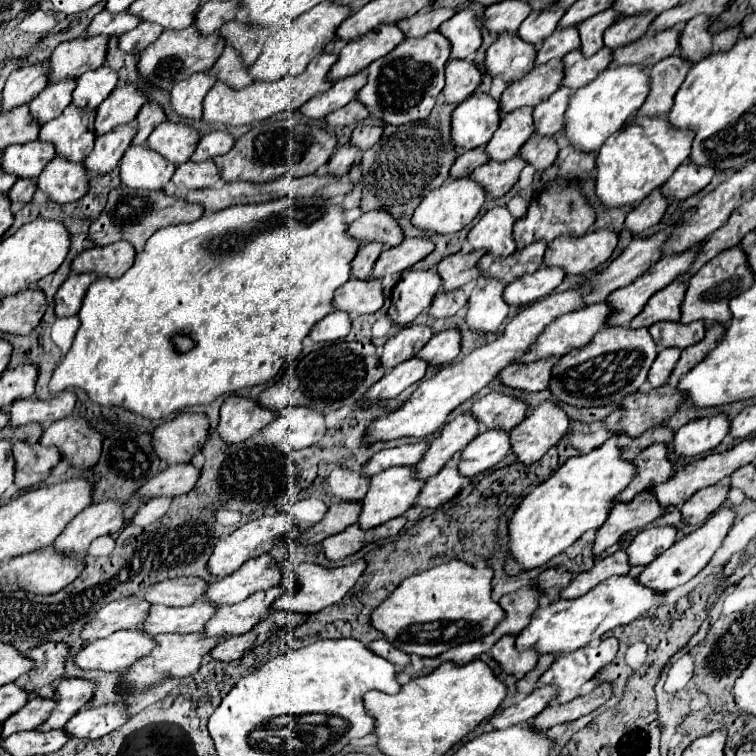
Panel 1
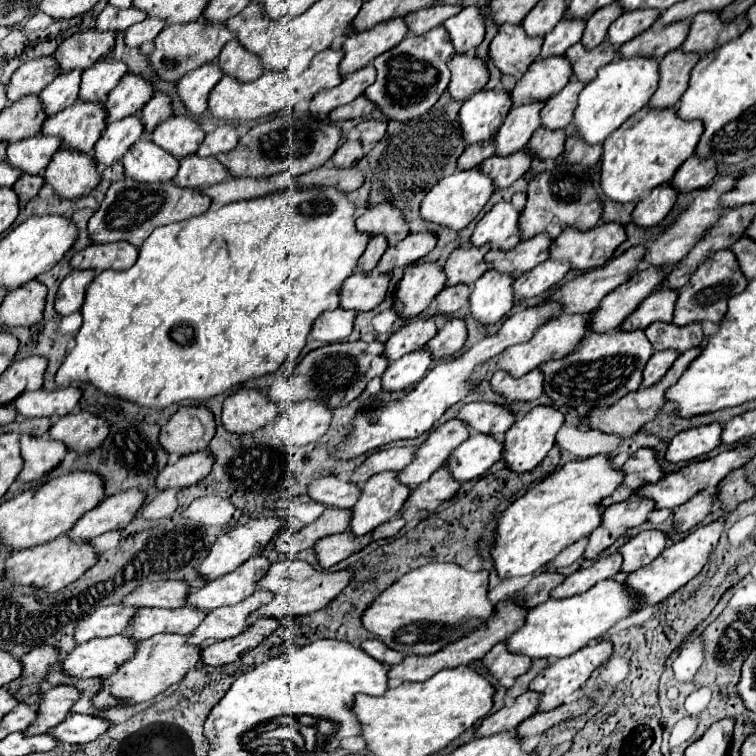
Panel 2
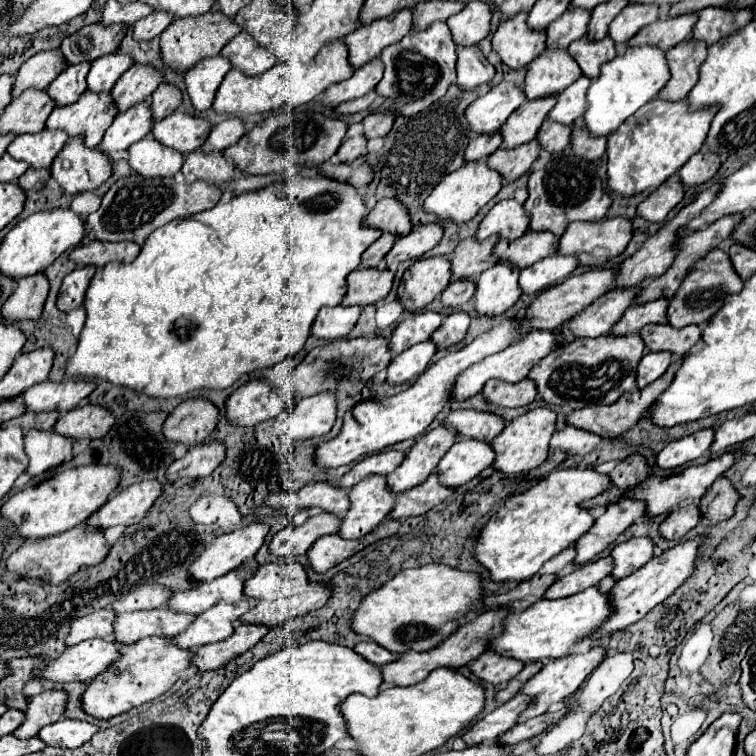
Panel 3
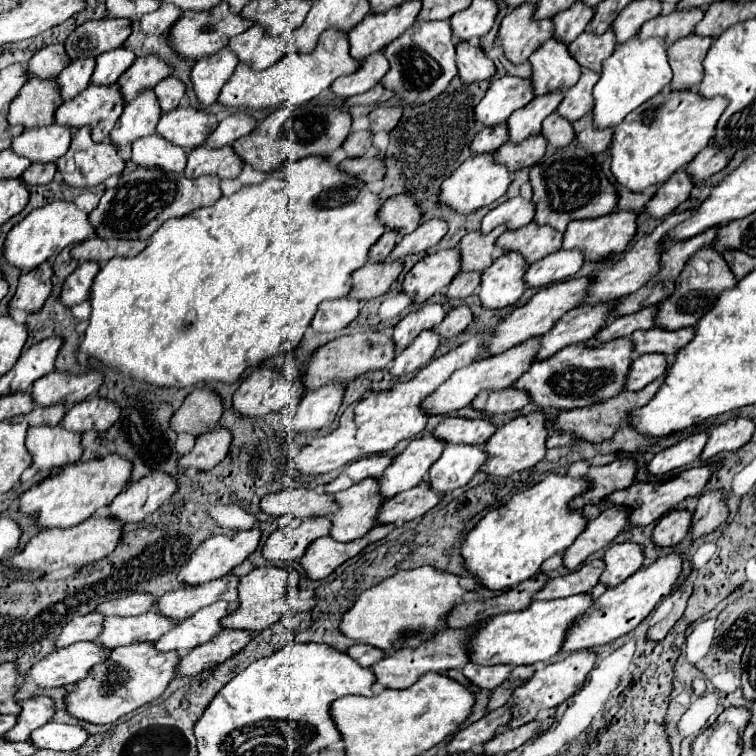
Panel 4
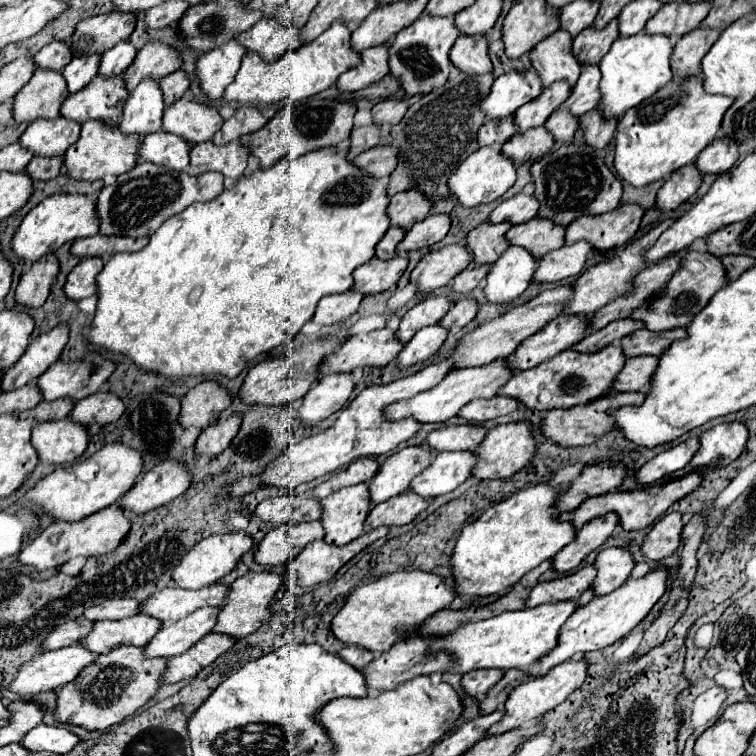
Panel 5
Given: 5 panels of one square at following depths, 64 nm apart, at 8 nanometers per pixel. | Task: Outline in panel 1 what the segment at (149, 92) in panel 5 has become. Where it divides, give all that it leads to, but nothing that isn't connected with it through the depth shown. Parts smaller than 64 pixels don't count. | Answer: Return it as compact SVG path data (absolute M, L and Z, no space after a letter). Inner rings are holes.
M134 122L120 124L114 130L110 130L108 134L98 136L94 150L84 160L86 170L98 172L98 174L112 172L118 166L120 158L124 156L126 148L132 144L134 136L136 136L136 124Z

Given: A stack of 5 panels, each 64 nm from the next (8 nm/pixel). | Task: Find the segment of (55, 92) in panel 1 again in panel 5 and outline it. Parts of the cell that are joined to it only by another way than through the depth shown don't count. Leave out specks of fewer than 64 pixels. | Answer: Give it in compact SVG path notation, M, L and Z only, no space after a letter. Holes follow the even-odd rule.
M90 54L90 56L76 56L64 70L64 78L68 82L70 94L82 90L96 74L100 66L100 54Z

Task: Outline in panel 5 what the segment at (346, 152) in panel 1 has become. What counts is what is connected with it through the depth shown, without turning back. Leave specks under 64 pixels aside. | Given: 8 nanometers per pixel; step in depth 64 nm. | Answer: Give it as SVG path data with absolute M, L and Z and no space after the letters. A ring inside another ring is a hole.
M368 124L368 126L360 126L352 130L350 136L350 150L352 152L360 152L360 150L368 150L372 146L376 146L380 142L380 128L378 124Z

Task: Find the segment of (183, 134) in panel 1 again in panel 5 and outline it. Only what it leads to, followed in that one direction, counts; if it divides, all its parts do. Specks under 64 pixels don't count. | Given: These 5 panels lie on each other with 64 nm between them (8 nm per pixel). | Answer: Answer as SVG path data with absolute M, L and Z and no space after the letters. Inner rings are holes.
M180 98L164 110L162 128L166 132L184 136L192 144L198 144L210 140L222 128L222 122L224 118L216 106Z

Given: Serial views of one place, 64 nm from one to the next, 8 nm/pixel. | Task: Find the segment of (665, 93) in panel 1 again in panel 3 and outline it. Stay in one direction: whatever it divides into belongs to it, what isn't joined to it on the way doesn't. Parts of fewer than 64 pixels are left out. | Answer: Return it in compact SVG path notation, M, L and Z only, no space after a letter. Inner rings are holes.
M684 40L666 52L666 60L672 72L670 82L662 88L658 98L684 100L698 82L698 72L706 60L706 44L700 40Z

